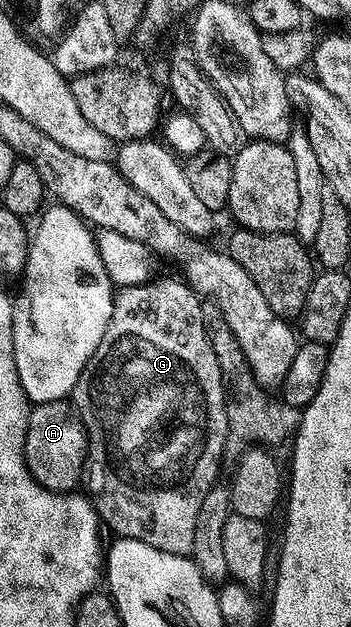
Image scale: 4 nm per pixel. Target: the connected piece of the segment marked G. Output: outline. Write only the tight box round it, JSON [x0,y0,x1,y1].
[70,278,228,556]

